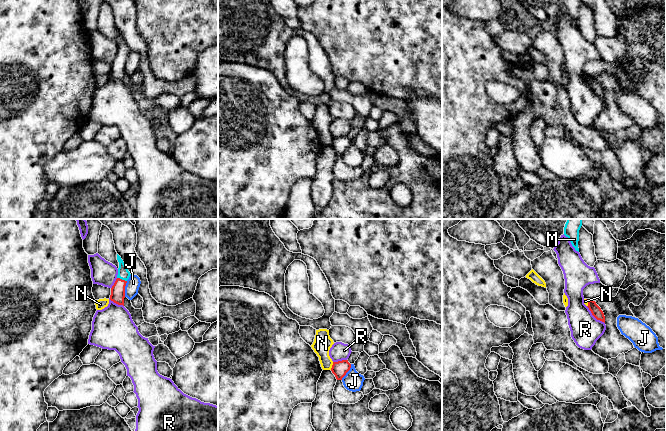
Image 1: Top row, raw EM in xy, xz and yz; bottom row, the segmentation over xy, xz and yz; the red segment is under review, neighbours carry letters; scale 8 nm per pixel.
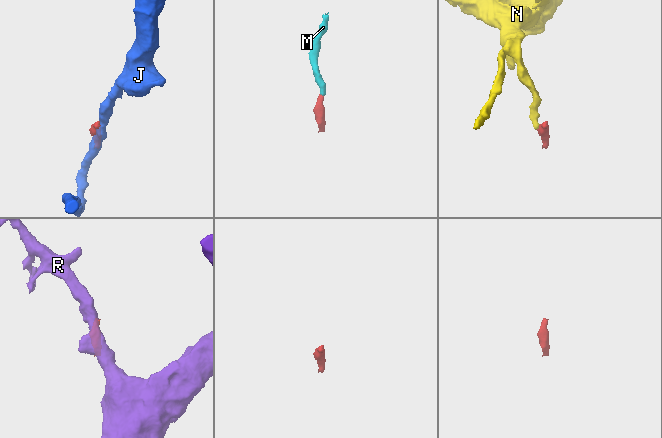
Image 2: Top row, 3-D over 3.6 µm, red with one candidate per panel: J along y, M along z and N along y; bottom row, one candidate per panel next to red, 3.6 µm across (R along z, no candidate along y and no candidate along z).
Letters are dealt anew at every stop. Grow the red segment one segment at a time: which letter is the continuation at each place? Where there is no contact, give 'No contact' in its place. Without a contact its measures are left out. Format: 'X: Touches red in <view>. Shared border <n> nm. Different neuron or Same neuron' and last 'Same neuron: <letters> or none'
J: Touches red in xy. Shared border 130 nm. Different neuron
M: Touches red in xy. Shared border 90 nm. Same neuron
N: Touches red in xz. Shared border 70 nm. Different neuron
R: Touches red in yz. Shared border 200 nm. Different neuron
Same neuron: M

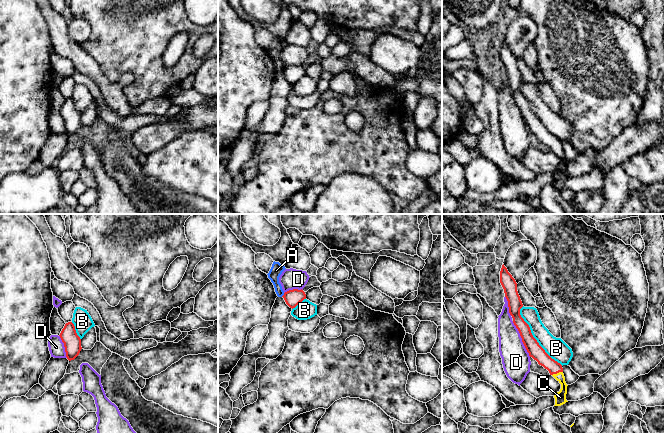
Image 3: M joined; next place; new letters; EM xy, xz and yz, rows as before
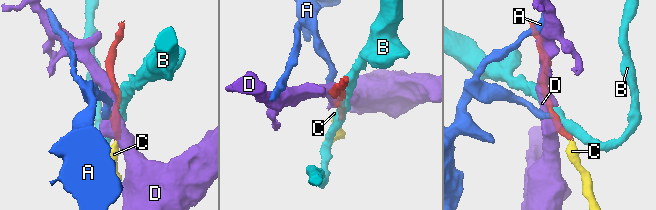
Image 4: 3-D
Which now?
A: Touches red in xz. Shared border 40 nm. Different neuron
B: Touches red in yz. Shared border 600 nm. Different neuron
C: Touches red in yz. Shared border 90 nm. Same neuron
D: Touches red in yz. Shared border 320 nm. Different neuron
Same neuron: C

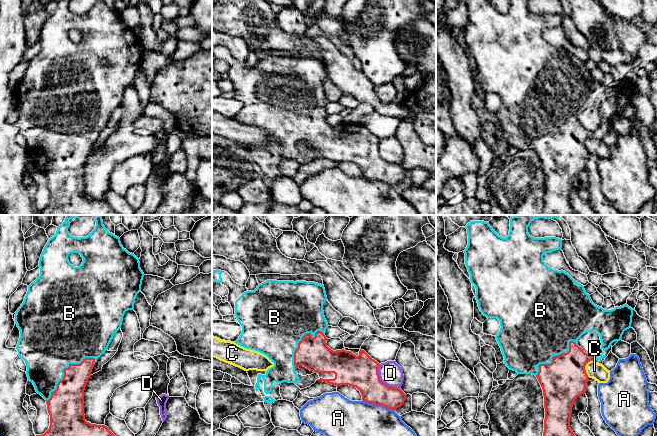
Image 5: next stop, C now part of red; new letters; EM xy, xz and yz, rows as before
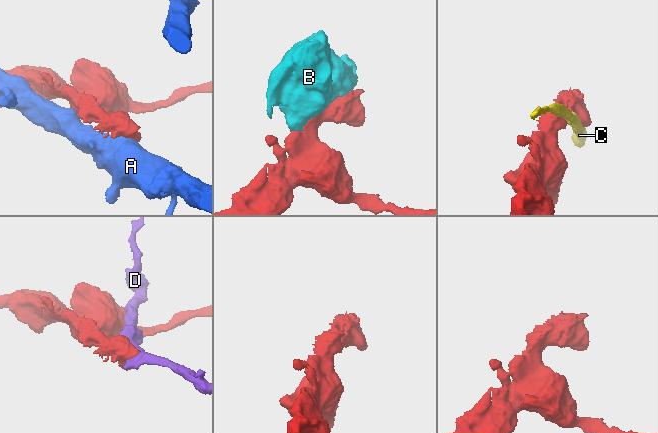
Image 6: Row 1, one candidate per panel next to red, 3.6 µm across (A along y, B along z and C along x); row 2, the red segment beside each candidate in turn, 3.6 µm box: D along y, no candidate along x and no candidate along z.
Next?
A: Touches red in xz. Shared border 280 nm. Different neuron
B: Touches red in xy. Shared border 500 nm. Same neuron
C: Touches red in yz. Shared border 150 nm. Different neuron
D: Touches red in xz. Shared border 260 nm. Different neuron
Same neuron: B

